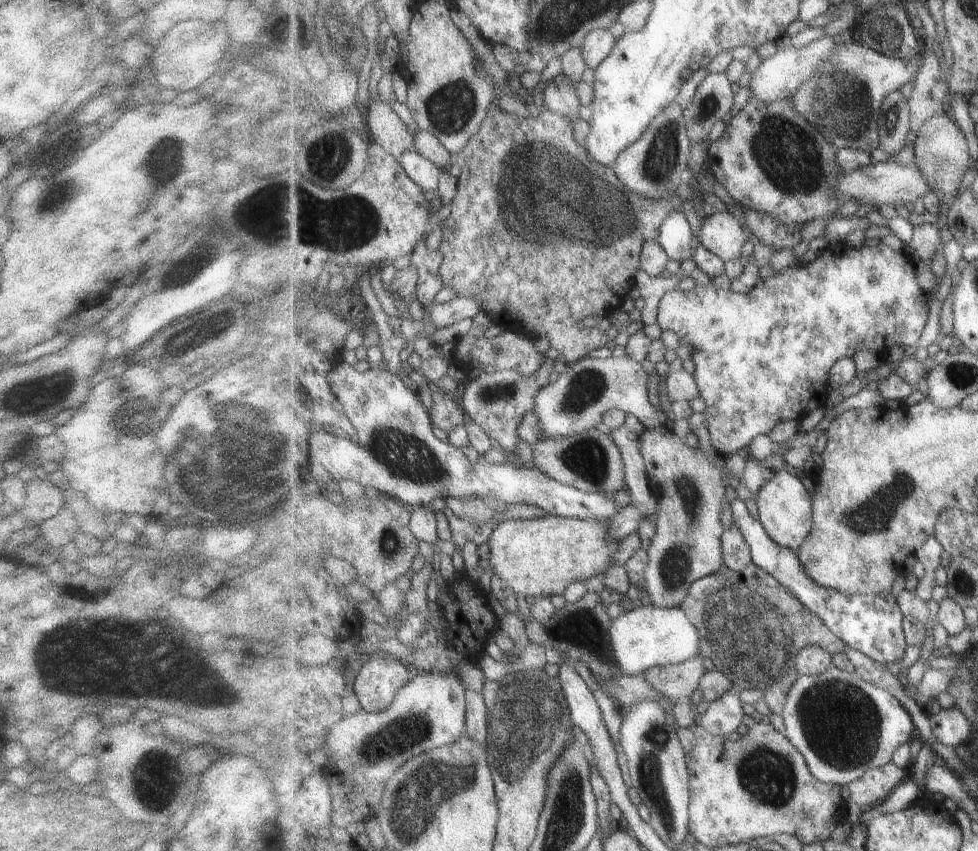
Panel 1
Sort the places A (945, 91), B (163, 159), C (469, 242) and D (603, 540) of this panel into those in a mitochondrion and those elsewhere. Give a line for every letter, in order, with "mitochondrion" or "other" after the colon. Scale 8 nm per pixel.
A: other
B: mitochondrion
C: other
D: other

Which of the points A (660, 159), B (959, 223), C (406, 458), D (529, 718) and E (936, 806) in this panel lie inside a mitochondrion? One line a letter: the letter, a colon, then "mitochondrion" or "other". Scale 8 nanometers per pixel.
A: mitochondrion
B: other
C: mitochondrion
D: mitochondrion
E: other

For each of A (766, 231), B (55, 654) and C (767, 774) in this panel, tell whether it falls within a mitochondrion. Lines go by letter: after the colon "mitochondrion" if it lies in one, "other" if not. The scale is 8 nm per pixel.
A: other
B: mitochondrion
C: mitochondrion

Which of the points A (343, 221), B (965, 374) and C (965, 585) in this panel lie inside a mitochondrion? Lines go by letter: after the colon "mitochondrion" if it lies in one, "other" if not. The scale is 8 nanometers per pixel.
A: mitochondrion
B: mitochondrion
C: mitochondrion

